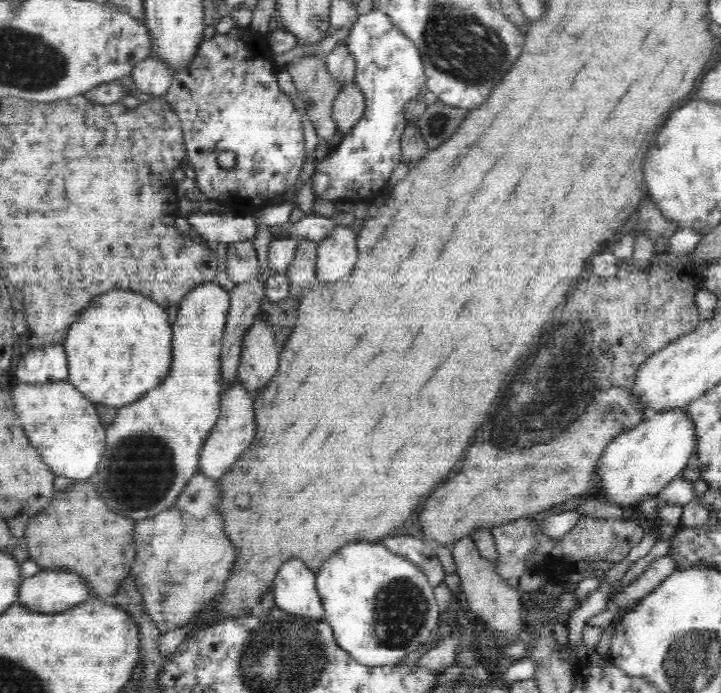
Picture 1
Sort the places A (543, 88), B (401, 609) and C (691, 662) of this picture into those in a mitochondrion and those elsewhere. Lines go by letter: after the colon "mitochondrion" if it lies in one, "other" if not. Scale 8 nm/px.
A: other
B: mitochondrion
C: mitochondrion

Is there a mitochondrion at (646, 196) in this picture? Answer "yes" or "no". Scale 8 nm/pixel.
no

